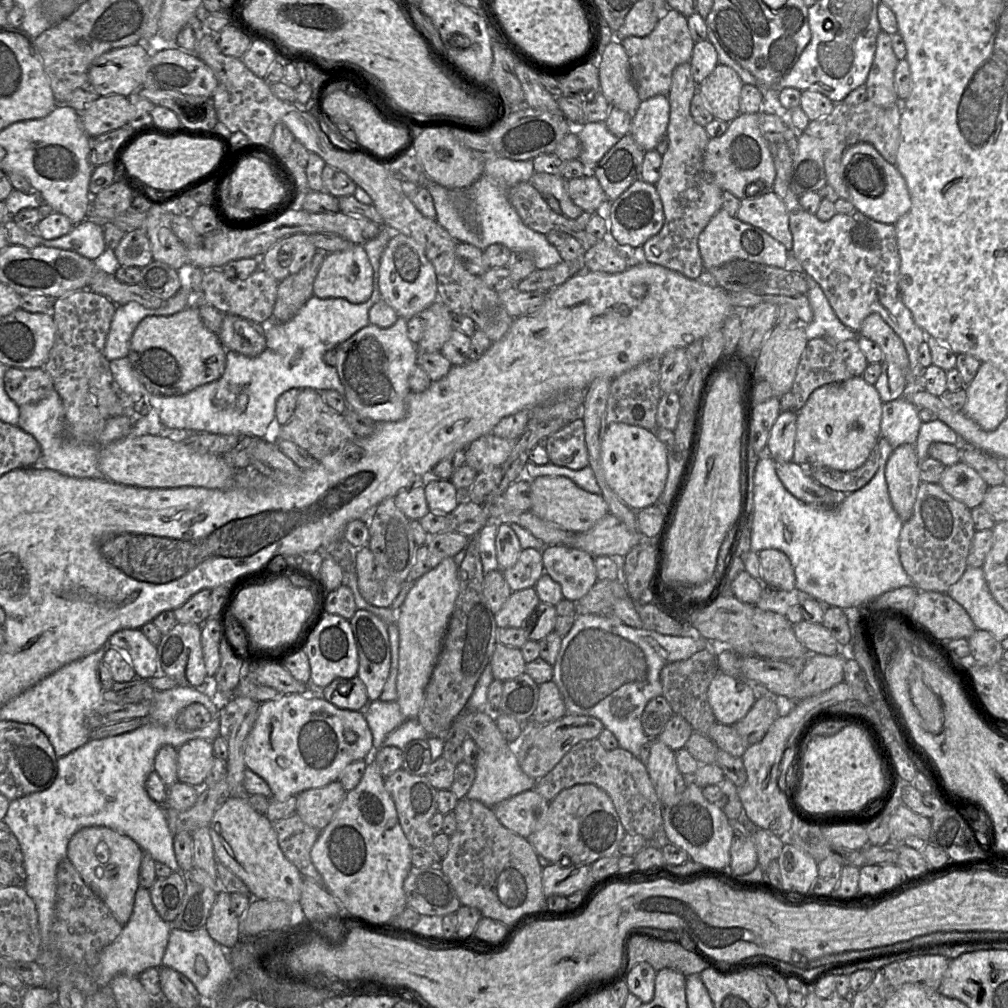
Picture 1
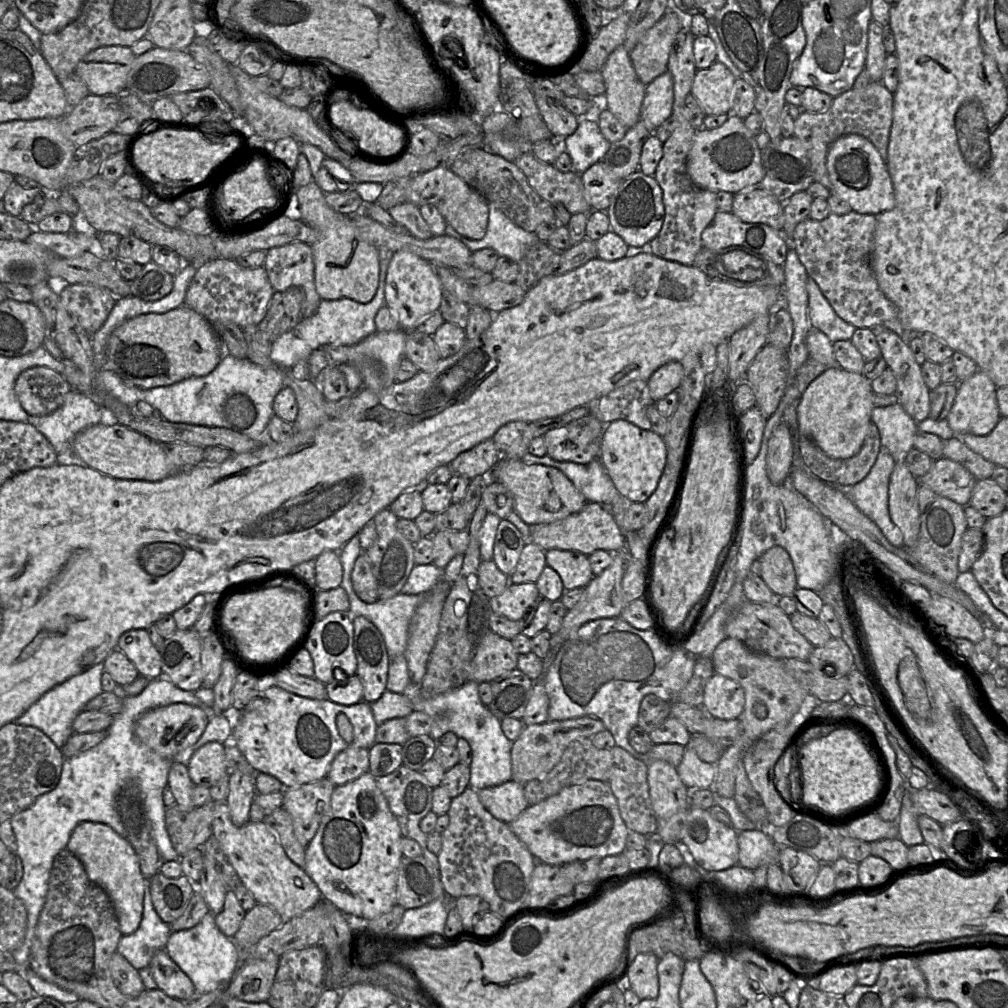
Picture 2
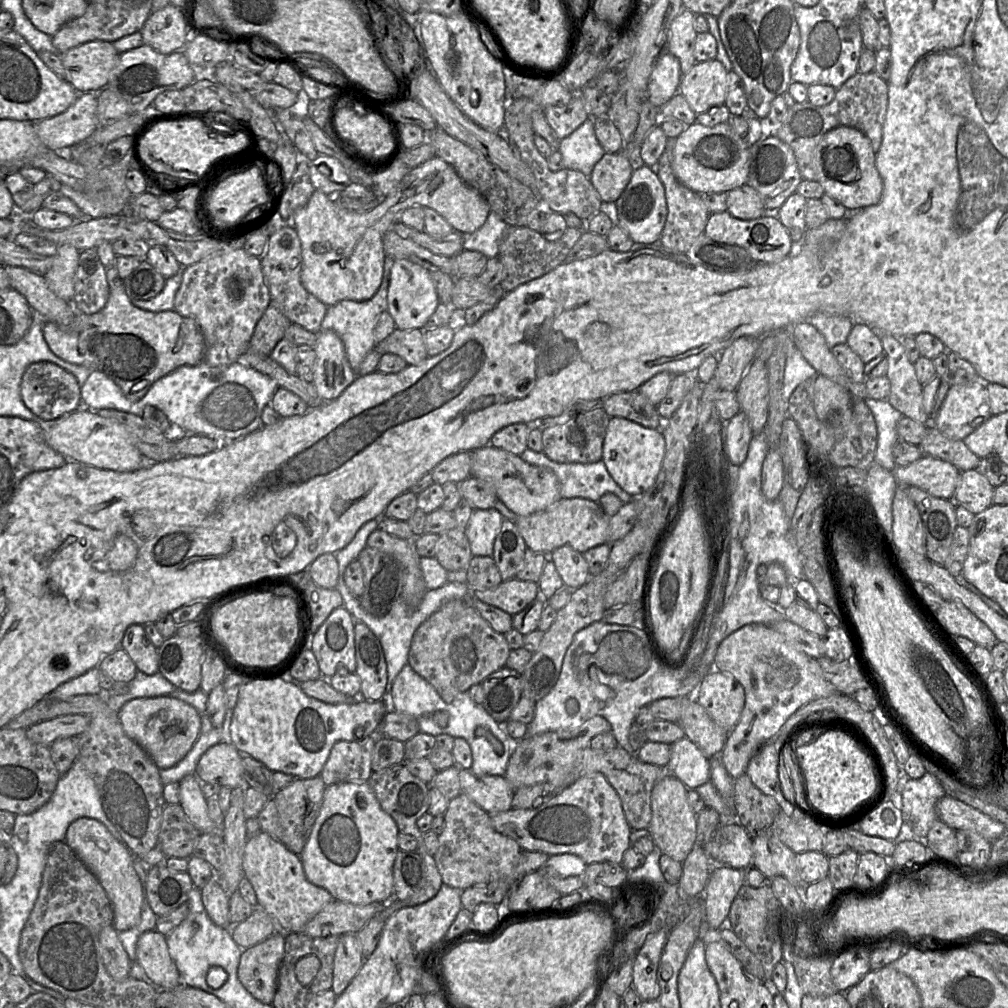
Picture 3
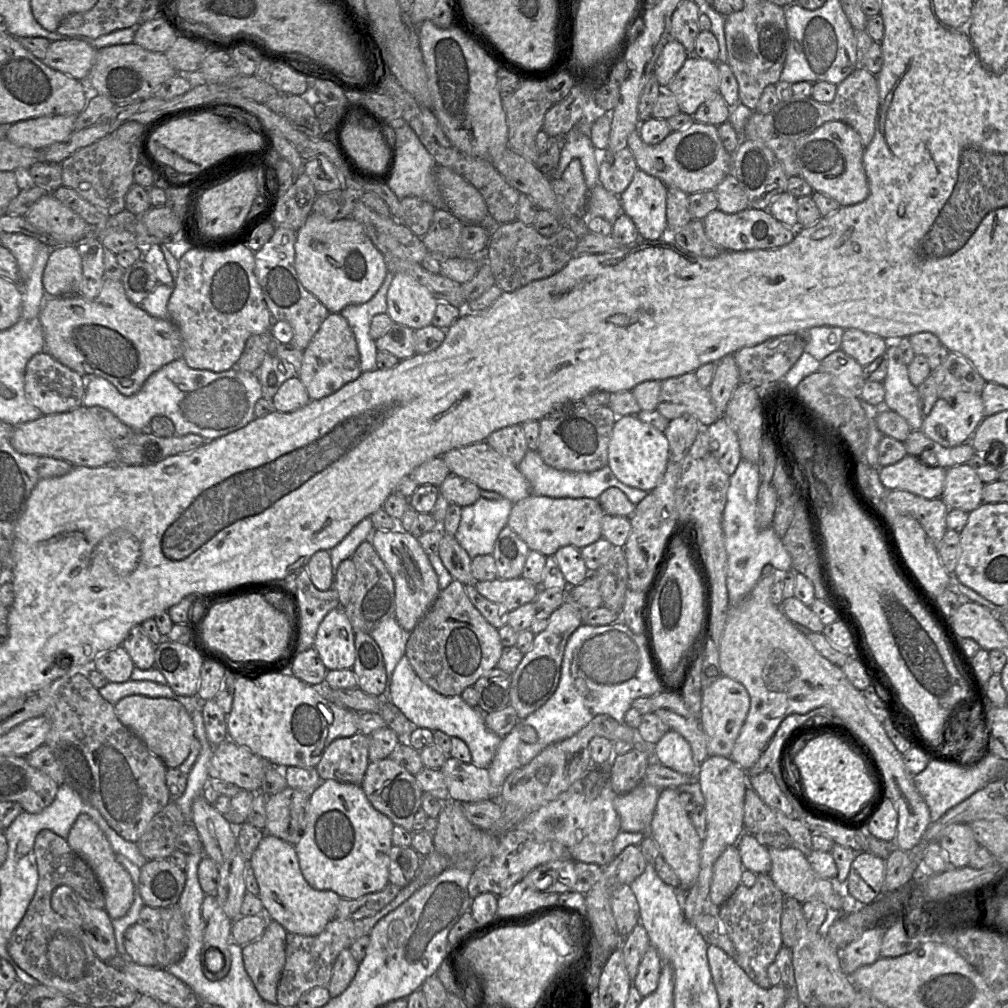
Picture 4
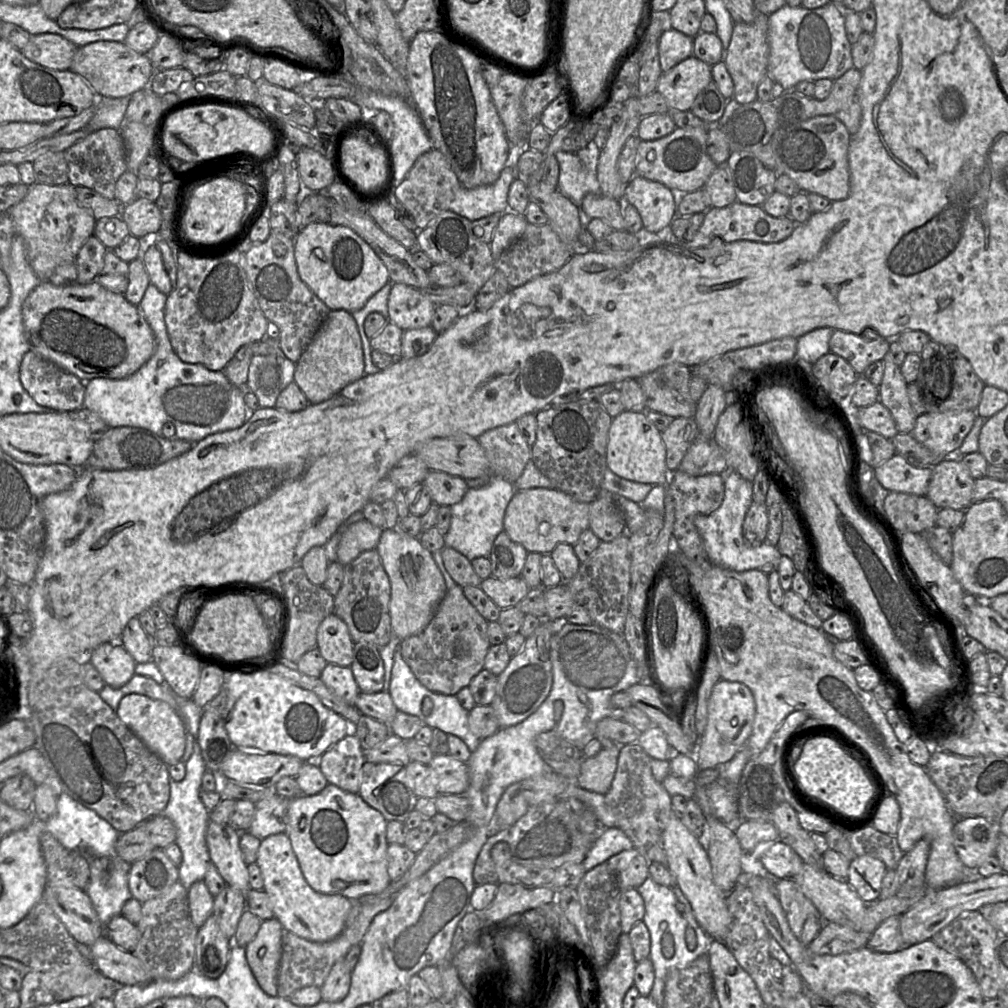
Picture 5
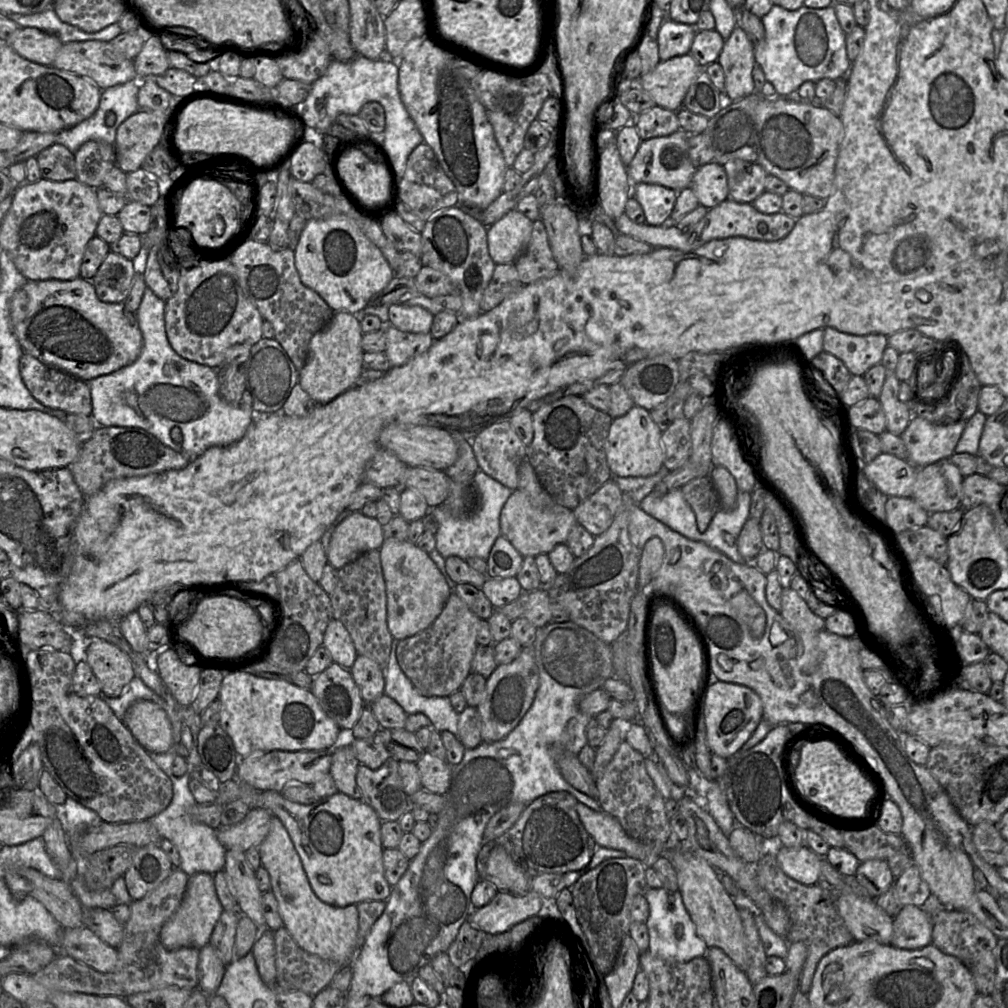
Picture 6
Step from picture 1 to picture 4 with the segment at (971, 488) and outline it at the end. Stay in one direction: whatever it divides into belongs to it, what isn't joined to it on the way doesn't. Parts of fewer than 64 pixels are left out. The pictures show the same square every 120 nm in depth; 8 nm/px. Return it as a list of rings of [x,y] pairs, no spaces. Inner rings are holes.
[[[906,454],[900,461],[879,468],[879,478],[887,490],[905,490],[925,499],[940,498],[945,468],[928,466],[916,456]]]

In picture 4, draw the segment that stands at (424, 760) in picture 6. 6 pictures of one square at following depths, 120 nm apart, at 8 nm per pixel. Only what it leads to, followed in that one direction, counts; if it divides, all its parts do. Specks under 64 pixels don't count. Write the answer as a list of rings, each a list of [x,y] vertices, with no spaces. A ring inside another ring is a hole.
[[[449,756],[440,770],[451,800],[478,802],[496,799],[487,768],[478,768]]]

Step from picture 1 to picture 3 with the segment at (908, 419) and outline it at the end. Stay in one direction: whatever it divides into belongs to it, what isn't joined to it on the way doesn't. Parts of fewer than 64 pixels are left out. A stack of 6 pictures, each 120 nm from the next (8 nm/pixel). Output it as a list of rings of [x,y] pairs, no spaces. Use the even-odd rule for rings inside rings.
[[[866,398],[864,401],[873,413],[877,426],[877,447],[874,461],[885,469],[892,471],[896,467],[892,449],[897,439],[899,439],[897,422],[905,415],[895,409],[888,399]]]

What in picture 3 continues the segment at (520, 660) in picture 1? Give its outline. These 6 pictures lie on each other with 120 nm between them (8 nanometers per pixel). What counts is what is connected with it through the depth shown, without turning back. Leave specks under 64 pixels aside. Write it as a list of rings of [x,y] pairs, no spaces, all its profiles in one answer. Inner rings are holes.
[[[470,597],[446,602],[417,628],[412,637],[408,663],[436,689],[446,703],[451,703],[458,694],[468,691],[471,686],[481,683],[488,675],[503,668],[510,651],[505,636],[493,630],[472,606]]]

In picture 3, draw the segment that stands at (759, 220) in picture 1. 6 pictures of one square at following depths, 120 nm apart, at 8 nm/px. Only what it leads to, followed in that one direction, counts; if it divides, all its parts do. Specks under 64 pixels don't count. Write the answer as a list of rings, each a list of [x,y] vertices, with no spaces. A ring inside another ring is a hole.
[[[744,184],[725,193],[727,211],[735,218],[751,220],[766,214],[760,195],[750,185]]]

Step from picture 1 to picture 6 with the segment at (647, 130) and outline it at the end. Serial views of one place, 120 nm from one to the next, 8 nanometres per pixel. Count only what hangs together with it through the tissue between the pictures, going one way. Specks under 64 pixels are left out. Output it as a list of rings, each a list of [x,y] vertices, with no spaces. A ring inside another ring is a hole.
[[[665,19],[658,30],[660,60],[689,54],[696,31],[695,25]]]

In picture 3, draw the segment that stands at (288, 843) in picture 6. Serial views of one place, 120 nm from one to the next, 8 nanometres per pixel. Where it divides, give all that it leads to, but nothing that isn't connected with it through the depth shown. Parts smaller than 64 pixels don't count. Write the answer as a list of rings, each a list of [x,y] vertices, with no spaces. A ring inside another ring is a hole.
[[[263,831],[247,840],[243,871],[254,888],[258,907],[270,914],[278,925],[278,931],[284,933],[303,932],[306,924],[335,900],[326,889],[308,881],[299,855]]]

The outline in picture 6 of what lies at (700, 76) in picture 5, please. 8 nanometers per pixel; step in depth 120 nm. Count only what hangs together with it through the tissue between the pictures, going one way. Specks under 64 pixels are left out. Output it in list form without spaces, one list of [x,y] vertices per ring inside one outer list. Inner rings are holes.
[[[690,54],[660,60],[657,66],[641,76],[638,84],[657,106],[671,111],[683,107],[685,95],[698,74],[701,66]]]

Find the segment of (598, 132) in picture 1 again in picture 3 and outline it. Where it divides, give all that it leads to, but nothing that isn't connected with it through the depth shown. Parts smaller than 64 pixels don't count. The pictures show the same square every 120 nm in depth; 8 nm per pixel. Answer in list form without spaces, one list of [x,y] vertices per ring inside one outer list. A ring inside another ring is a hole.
[[[588,115],[588,118],[570,135],[561,139],[558,145],[564,168],[581,171],[587,177],[590,177],[596,163],[607,153],[595,134],[596,117]]]

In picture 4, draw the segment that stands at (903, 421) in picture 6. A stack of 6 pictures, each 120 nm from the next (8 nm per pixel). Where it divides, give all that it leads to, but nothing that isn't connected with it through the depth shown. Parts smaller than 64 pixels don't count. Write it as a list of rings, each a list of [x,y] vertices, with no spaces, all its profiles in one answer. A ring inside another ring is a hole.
[[[889,346],[885,354],[888,369],[883,380],[884,408],[890,408],[901,415],[911,430],[919,430],[924,417],[918,406],[918,389],[909,379],[908,365],[903,363],[898,346]]]

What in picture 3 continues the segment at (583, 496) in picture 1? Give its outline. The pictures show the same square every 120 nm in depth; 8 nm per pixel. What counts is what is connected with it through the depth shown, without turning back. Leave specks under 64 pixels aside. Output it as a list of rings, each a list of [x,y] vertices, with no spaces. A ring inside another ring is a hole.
[[[490,444],[471,452],[471,476],[490,483],[507,508],[517,516],[528,516],[547,509],[561,499],[559,483],[552,470],[523,461],[520,456]]]

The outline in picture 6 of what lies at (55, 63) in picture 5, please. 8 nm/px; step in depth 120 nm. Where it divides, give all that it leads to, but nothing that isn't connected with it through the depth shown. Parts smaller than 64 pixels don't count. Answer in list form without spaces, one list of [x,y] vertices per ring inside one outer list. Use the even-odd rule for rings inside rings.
[[[19,27],[2,43],[8,44],[23,58],[45,66],[52,66],[63,45],[57,36],[35,27]]]

